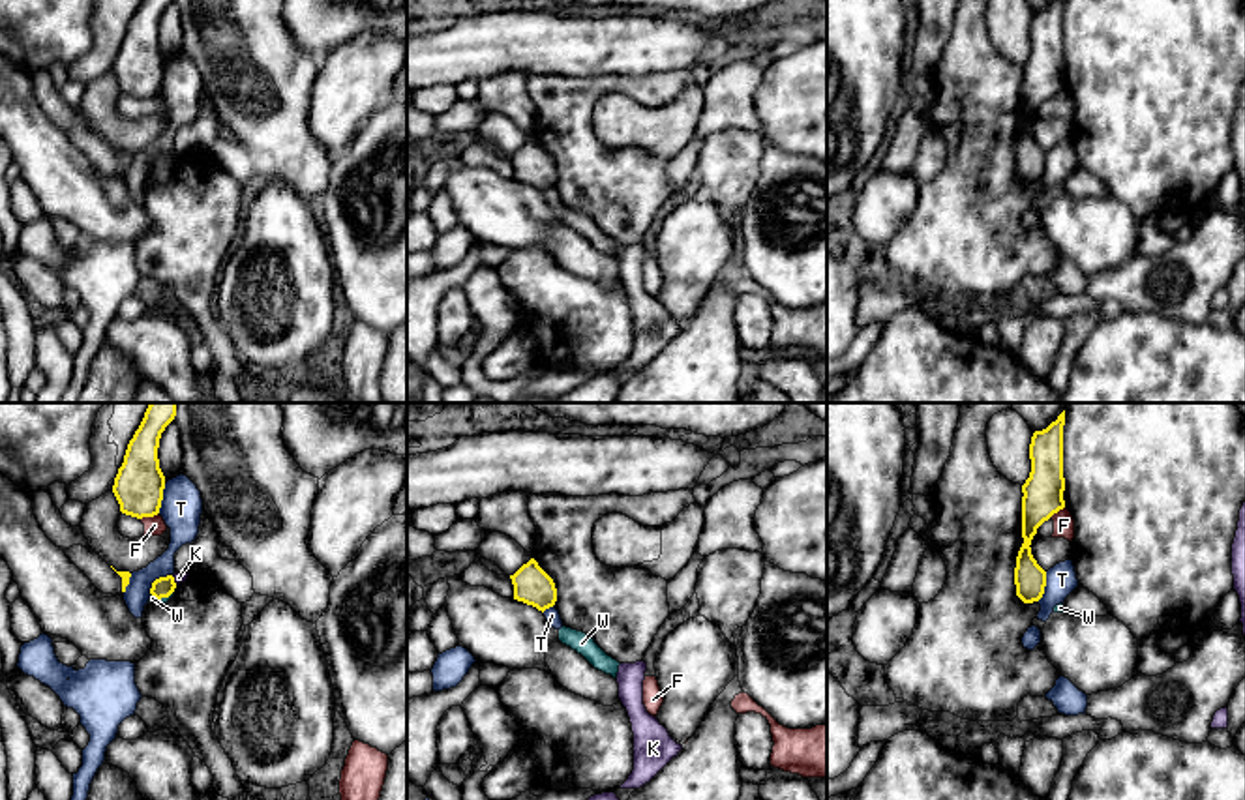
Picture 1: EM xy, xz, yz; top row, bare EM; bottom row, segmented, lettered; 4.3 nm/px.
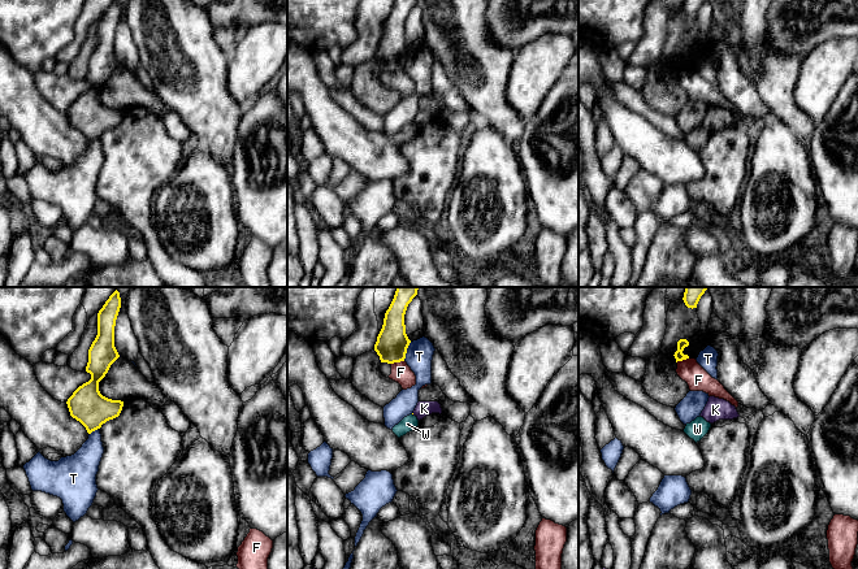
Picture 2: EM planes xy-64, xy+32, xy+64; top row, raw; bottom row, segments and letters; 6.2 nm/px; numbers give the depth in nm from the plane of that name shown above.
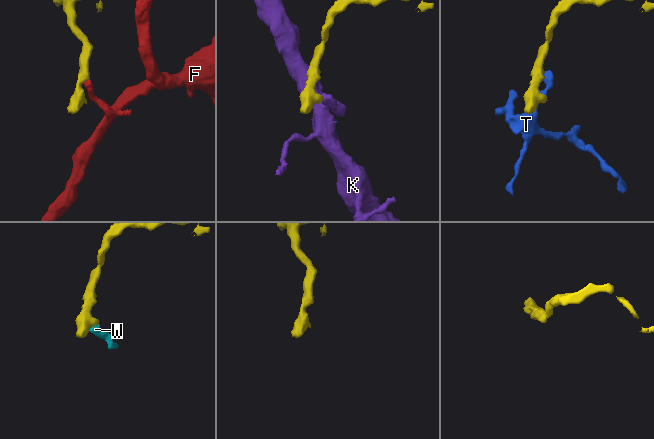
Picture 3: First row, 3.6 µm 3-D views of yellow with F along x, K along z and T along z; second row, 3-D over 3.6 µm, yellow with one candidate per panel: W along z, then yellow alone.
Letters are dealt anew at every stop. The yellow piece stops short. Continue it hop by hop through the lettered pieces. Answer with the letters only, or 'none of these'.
W

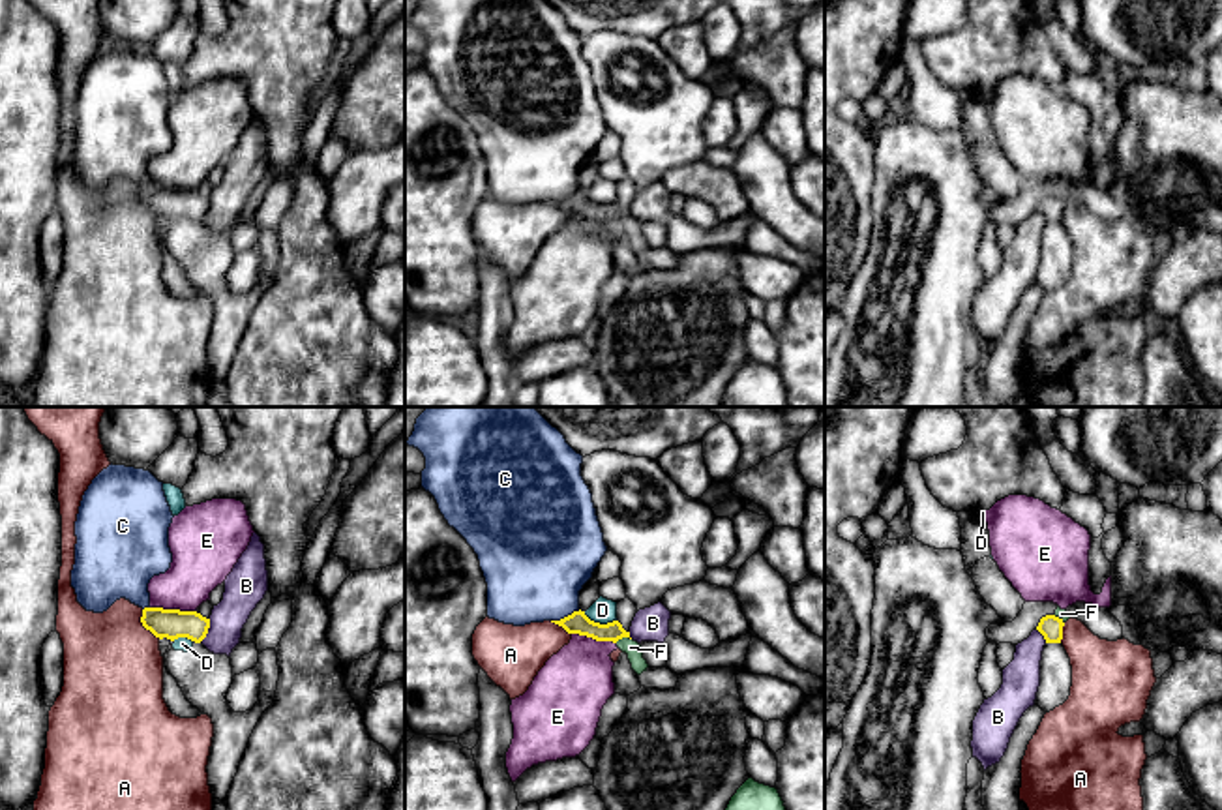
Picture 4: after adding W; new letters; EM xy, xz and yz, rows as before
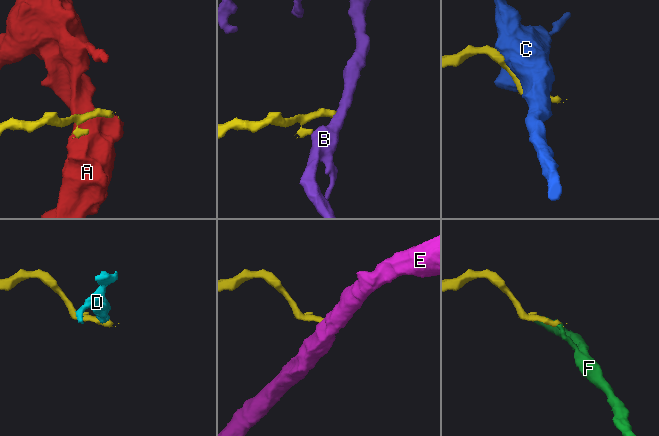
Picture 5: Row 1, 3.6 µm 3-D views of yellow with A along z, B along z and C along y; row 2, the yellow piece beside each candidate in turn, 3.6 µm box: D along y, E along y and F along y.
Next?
none of these

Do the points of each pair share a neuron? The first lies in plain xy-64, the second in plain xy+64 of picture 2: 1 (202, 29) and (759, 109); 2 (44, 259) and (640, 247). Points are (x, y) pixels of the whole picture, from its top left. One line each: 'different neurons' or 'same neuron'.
1: different neurons
2: different neurons

